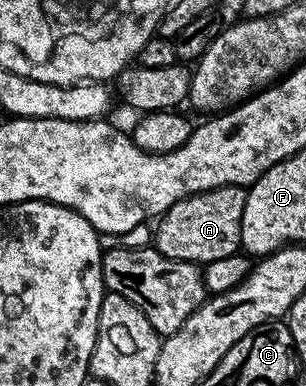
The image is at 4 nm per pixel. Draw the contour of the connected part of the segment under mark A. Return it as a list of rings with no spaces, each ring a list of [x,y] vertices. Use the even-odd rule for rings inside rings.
[[[221,187],[176,201],[176,205],[157,220],[153,246],[165,259],[179,259],[182,263],[205,265],[228,258],[240,247],[240,221],[245,200],[243,188]]]

